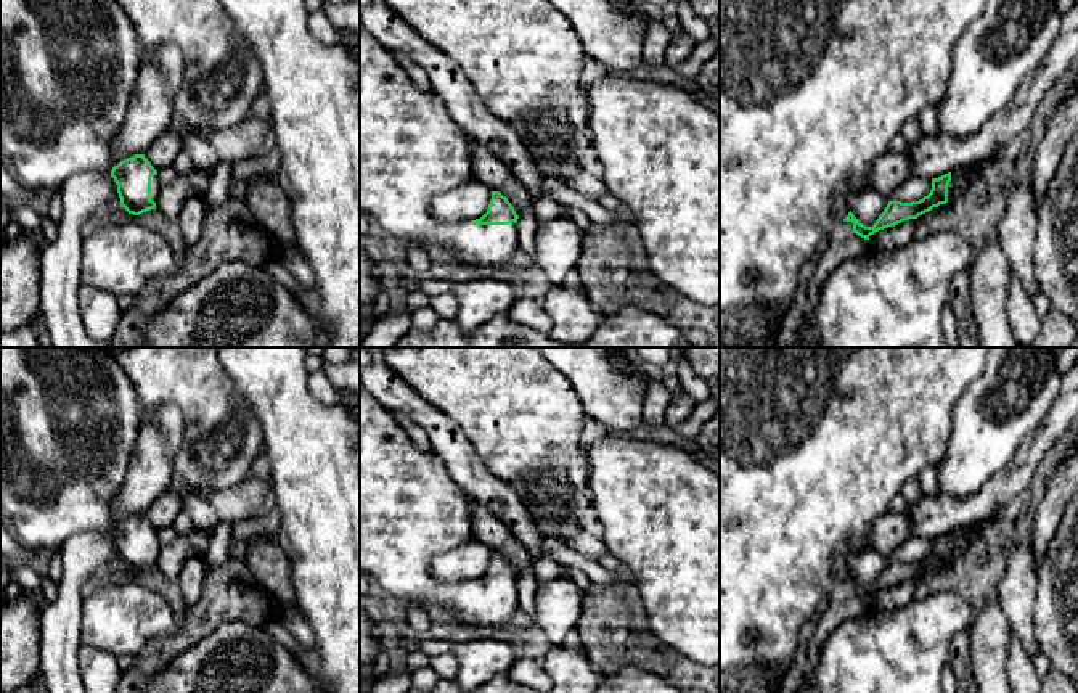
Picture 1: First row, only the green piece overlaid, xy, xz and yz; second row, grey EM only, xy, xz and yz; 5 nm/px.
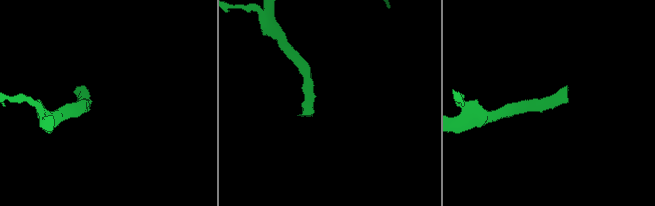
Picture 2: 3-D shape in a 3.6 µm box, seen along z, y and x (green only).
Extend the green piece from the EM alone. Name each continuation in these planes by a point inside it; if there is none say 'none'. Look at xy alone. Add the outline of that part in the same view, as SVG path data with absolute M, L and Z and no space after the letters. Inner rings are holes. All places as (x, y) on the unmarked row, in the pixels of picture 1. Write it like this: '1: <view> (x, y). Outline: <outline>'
1: xy (155, 542). Outline: M157 535L151 537L151 560L156 563L159 558L159 552L161 552L161 543Z

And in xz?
1: xz (412, 510). Outline: M360 379L360 572L370 576L374 582L374 588L382 597L395 597L408 603L419 605L423 608L435 606L450 616L451 622L458 622L468 627L501 627L508 624L519 611L517 585L472 585L471 582L440 582L431 574L432 560L451 548L472 542L471 526L471 505L466 494L450 476L445 461L434 452L421 452L410 434L395 421L390 412L387 412L363 386Z

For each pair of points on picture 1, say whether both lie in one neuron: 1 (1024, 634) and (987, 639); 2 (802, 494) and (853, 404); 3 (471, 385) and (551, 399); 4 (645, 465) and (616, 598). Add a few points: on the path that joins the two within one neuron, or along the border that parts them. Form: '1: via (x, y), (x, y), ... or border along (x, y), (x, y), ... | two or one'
1: border along (996, 597), (1014, 631) | two
2: via (802, 471), (802, 455), (831, 426) | one
3: via (490, 385), (508, 399), (532, 399) | one
4: border along (636, 584), (649, 619) | two

